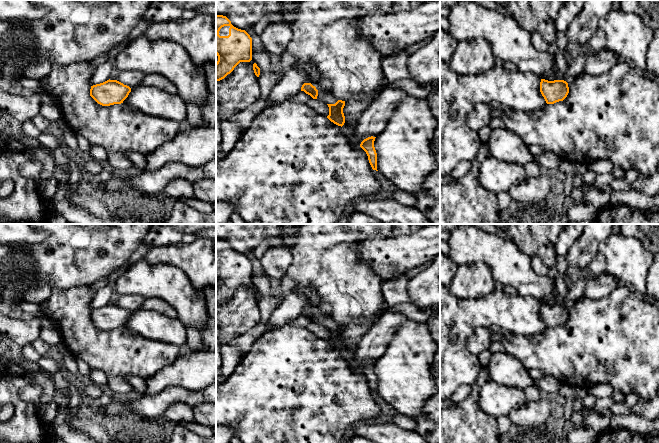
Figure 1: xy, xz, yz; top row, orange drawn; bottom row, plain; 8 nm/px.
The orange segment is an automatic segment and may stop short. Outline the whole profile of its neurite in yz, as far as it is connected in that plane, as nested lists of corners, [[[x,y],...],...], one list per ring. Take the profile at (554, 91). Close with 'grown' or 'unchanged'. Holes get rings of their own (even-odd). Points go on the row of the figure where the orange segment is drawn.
[[[541,79],[540,92],[547,104],[554,104],[563,101],[568,93],[568,83],[564,80],[548,81]]]; unchanged

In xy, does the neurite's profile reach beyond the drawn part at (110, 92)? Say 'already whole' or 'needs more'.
already whole

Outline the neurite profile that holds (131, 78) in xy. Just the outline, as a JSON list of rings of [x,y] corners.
[[[135,70],[121,71],[117,72],[116,80],[130,88],[134,88],[141,85],[145,75],[146,74]]]

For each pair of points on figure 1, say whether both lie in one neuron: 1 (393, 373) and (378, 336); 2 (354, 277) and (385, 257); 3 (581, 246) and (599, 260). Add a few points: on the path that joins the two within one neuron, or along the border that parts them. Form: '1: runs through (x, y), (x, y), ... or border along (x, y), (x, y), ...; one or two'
1: border along (396, 331), (386, 350), (376, 361); two
2: border along (359, 246), (361, 258), (382, 280); two
3: border along (598, 251), (587, 267); two

